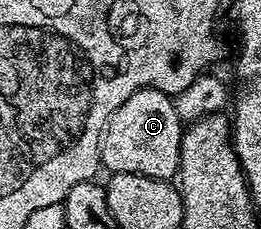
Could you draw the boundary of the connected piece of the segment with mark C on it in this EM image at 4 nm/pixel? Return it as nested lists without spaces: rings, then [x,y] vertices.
[[[146,86],[144,90],[133,92],[113,116],[109,116],[107,126],[103,130],[103,139],[99,142],[99,161],[104,171],[111,174],[140,174],[160,180],[171,180],[179,173],[181,160],[181,140],[185,123],[179,117],[172,95],[156,90],[154,86]]]

